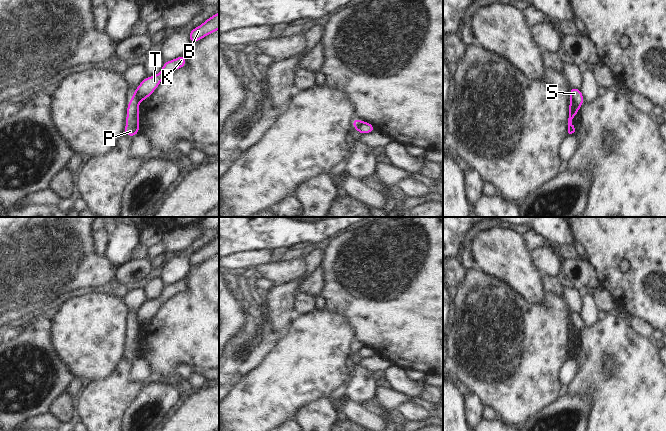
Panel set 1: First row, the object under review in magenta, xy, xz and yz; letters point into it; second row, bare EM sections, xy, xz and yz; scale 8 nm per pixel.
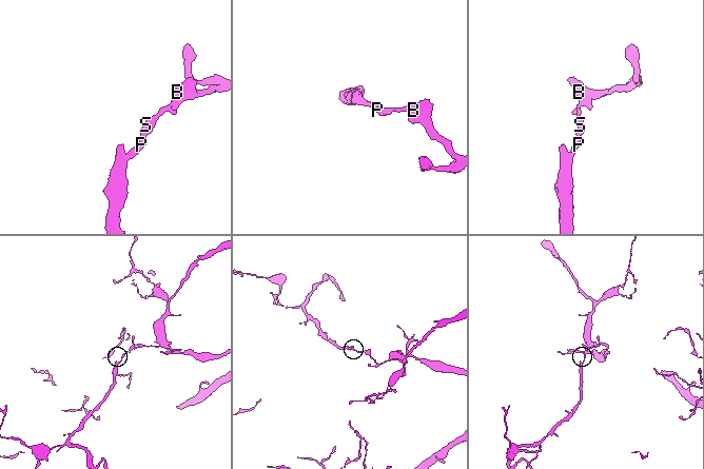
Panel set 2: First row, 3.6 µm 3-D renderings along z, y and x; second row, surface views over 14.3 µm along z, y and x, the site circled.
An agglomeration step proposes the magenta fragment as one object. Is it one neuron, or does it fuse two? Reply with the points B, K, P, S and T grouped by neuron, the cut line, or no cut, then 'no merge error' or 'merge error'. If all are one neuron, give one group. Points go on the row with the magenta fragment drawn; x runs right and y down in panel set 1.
B K S T / P; cut in yz along (571, 102), (577, 111); merge error

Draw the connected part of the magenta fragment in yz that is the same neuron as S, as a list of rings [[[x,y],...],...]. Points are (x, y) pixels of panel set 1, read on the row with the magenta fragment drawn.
[[[570,87],[570,101],[573,104],[576,111],[584,104],[584,97],[581,89]]]

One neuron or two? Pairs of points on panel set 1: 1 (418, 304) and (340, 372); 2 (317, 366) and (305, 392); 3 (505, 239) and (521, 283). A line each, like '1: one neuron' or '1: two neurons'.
1: two neurons
2: one neuron
3: one neuron

